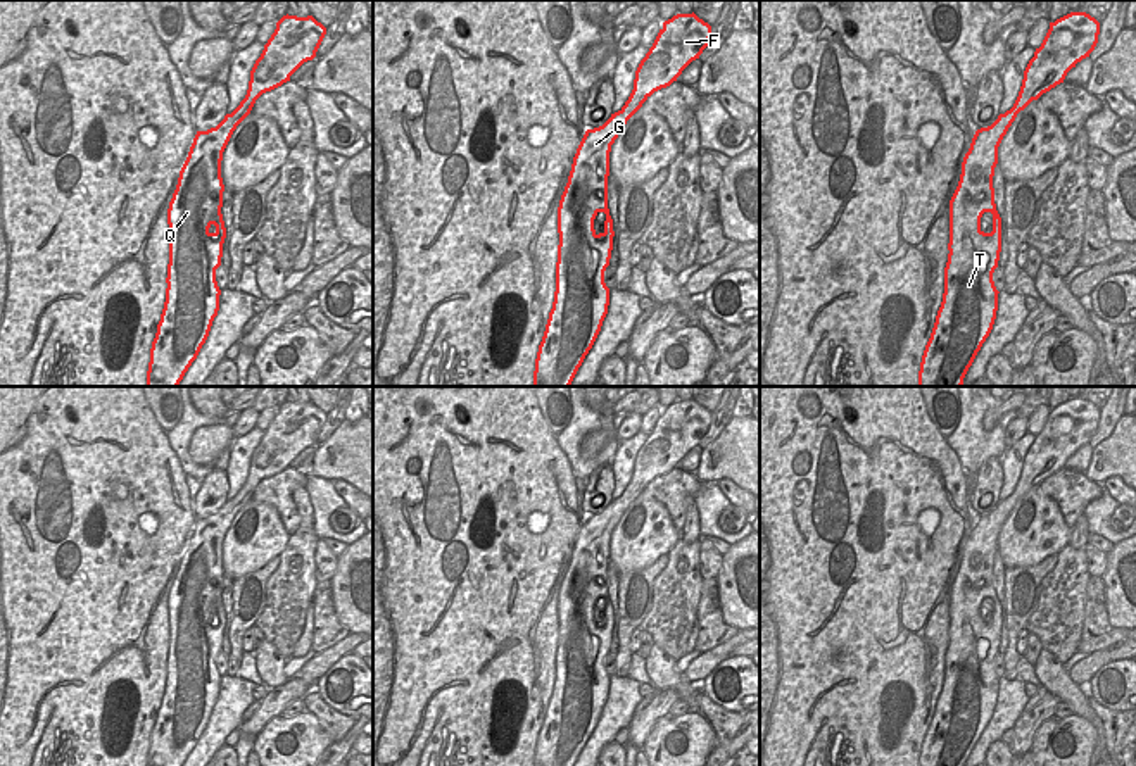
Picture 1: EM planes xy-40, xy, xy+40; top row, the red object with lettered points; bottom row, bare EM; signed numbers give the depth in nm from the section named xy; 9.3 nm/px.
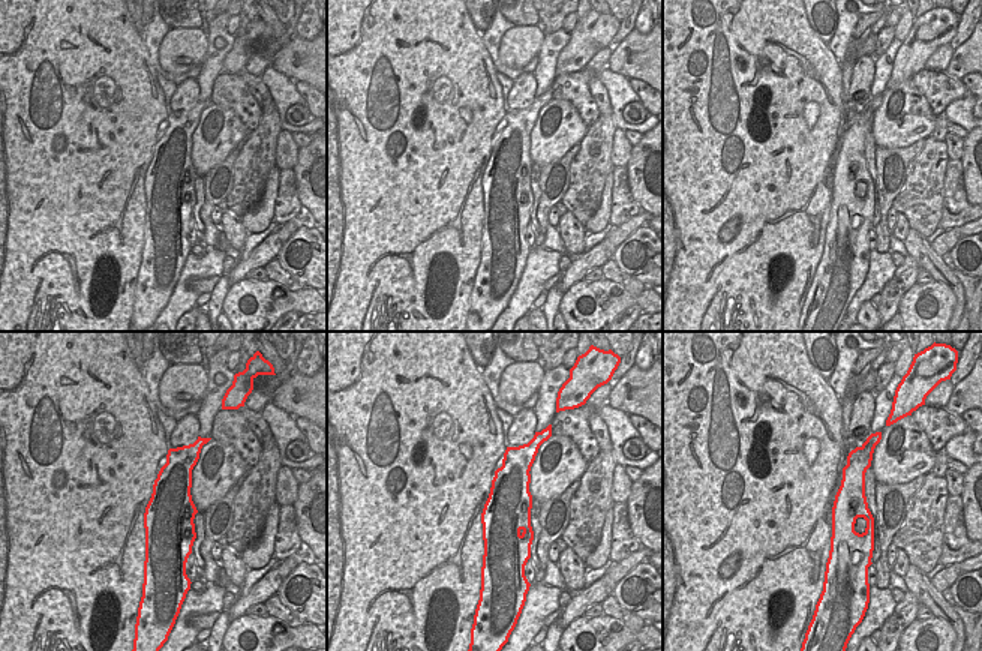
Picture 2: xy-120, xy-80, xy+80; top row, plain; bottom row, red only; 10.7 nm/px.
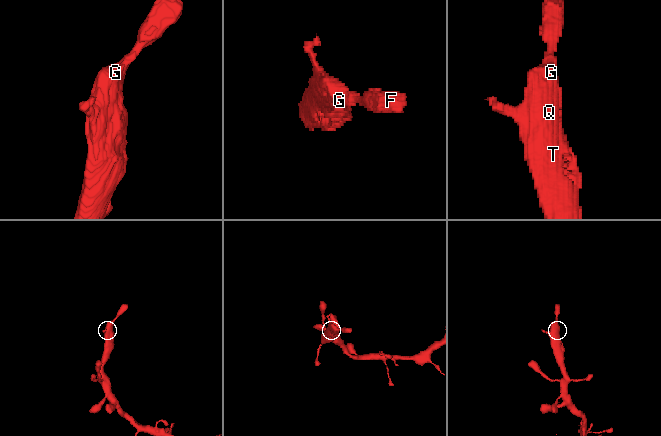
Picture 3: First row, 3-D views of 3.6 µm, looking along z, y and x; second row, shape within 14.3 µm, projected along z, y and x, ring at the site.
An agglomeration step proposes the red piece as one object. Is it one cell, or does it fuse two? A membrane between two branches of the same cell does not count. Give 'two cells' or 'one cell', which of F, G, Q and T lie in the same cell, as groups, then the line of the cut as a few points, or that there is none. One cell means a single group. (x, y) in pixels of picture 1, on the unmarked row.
one cell; groups F G Q T; cut none

